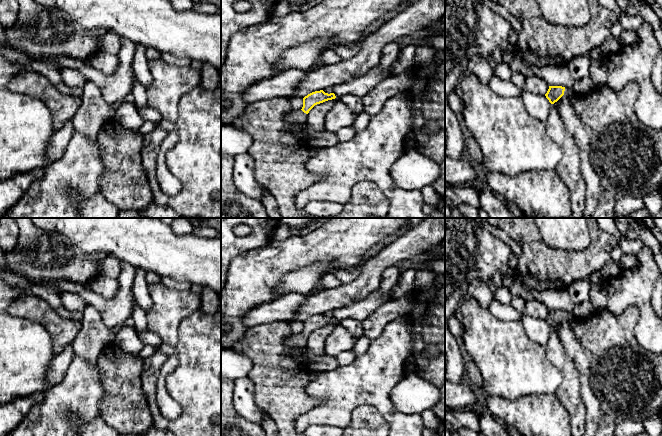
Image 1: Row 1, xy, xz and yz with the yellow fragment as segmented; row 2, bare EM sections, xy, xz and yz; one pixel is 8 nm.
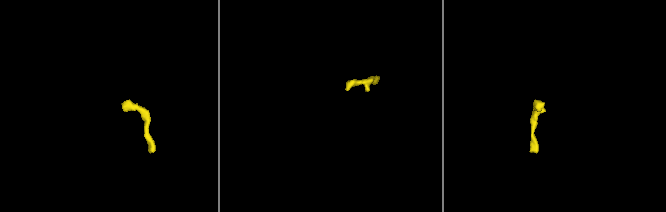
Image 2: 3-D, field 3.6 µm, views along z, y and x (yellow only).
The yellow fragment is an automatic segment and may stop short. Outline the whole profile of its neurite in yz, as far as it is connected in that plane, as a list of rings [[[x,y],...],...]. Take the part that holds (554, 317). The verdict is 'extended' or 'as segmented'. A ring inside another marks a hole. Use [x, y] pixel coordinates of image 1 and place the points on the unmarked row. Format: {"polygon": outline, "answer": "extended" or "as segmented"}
{"polygon": [[[549,310],[547,317],[545,318],[546,322],[551,328],[557,326],[563,319],[573,320],[575,318],[572,311],[565,312],[562,310]]], "answer": "extended"}

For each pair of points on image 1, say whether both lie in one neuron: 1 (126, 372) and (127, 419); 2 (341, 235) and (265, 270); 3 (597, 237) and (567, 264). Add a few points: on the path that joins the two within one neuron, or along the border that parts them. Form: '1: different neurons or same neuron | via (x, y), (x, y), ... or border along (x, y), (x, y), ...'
1: same neuron | via (126, 384), (126, 407)
2: same neuron | via (322, 244), (284, 256)
3: same neuron | via (596, 246), (576, 264)

